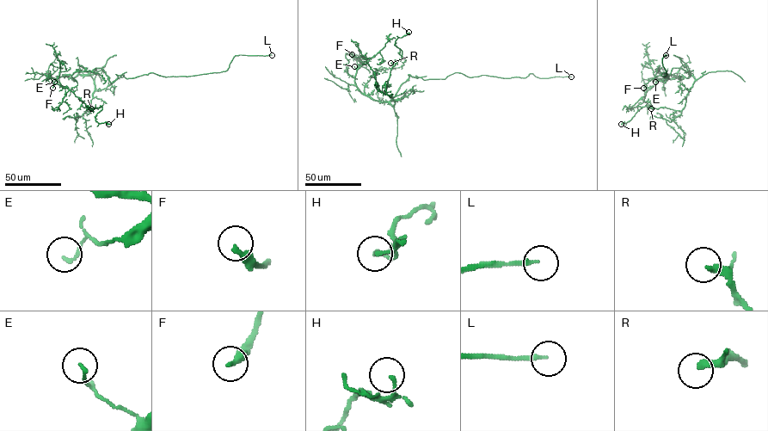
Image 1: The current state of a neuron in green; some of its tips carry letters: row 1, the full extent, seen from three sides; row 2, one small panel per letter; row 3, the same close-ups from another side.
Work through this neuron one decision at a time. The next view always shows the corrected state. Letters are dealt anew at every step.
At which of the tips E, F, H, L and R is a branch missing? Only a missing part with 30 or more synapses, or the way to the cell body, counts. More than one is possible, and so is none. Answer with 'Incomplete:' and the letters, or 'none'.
Incomplete: L, R

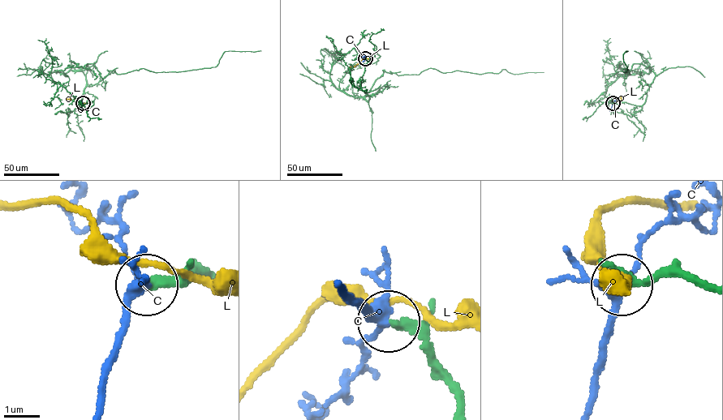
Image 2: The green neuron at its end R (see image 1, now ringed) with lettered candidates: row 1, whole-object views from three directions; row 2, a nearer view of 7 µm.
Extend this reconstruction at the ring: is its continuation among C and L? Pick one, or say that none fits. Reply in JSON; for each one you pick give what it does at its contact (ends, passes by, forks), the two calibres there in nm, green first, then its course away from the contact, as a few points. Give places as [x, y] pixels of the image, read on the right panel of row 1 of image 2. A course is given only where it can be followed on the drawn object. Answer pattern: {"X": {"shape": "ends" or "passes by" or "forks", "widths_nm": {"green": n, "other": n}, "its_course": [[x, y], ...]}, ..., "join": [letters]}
{"C": {"shape": "forks", "widths_nm": {"green": 220, "other": 240}}, "join": ["C"]}

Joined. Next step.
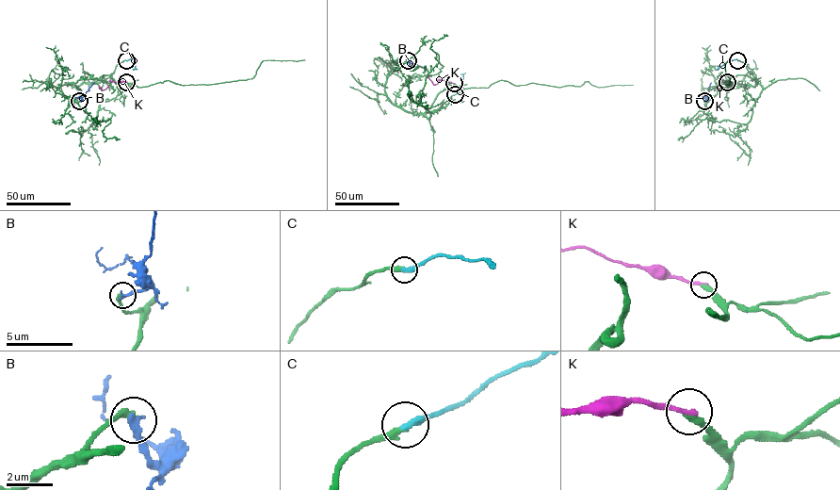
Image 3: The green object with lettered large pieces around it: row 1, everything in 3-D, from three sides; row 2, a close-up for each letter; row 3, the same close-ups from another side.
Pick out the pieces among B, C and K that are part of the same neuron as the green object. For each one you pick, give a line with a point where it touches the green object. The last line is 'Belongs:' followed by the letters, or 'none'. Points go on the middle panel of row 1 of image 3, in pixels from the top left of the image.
C: contact (455, 94)
Belongs: C

